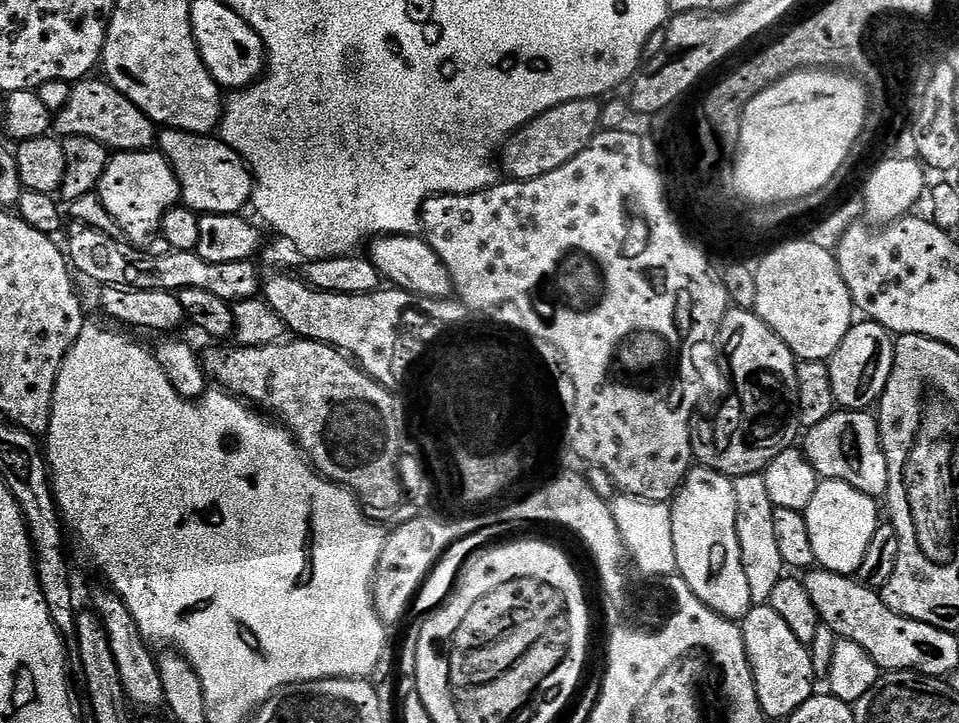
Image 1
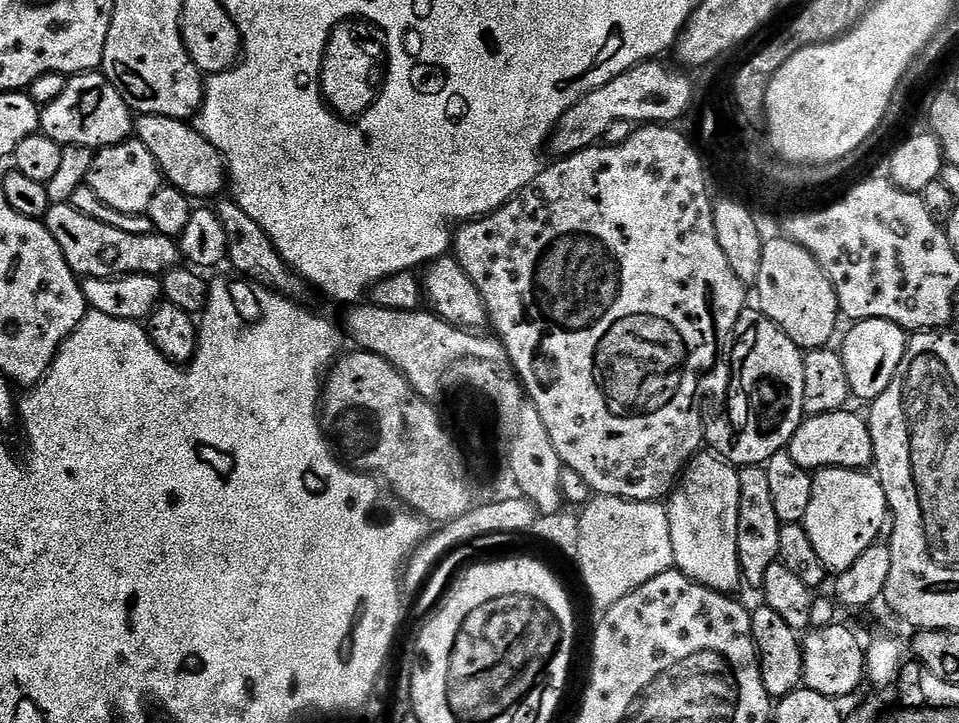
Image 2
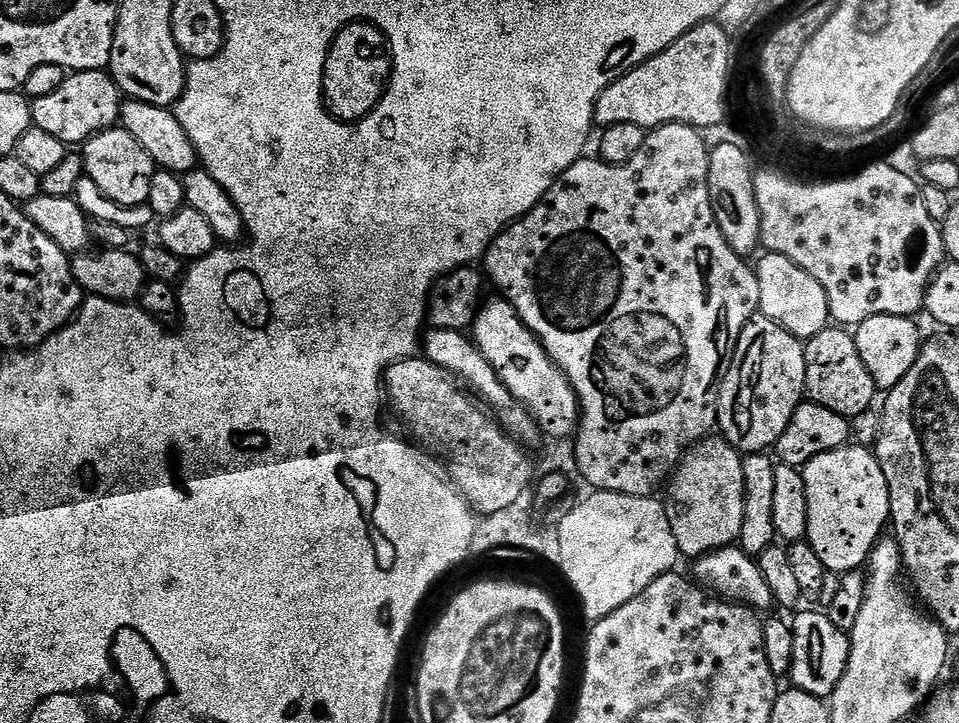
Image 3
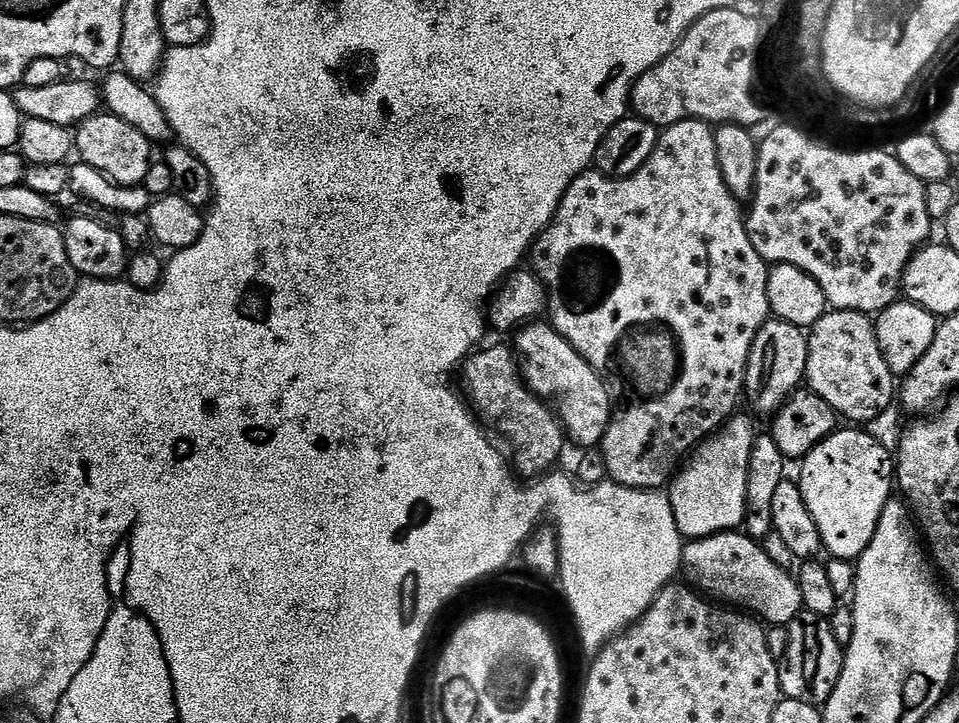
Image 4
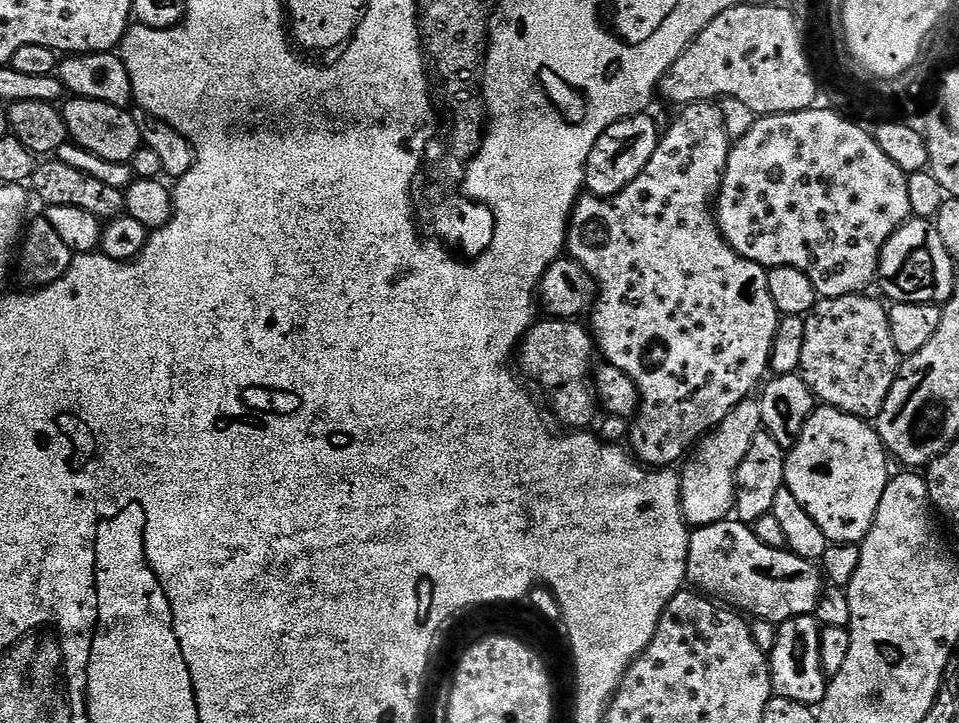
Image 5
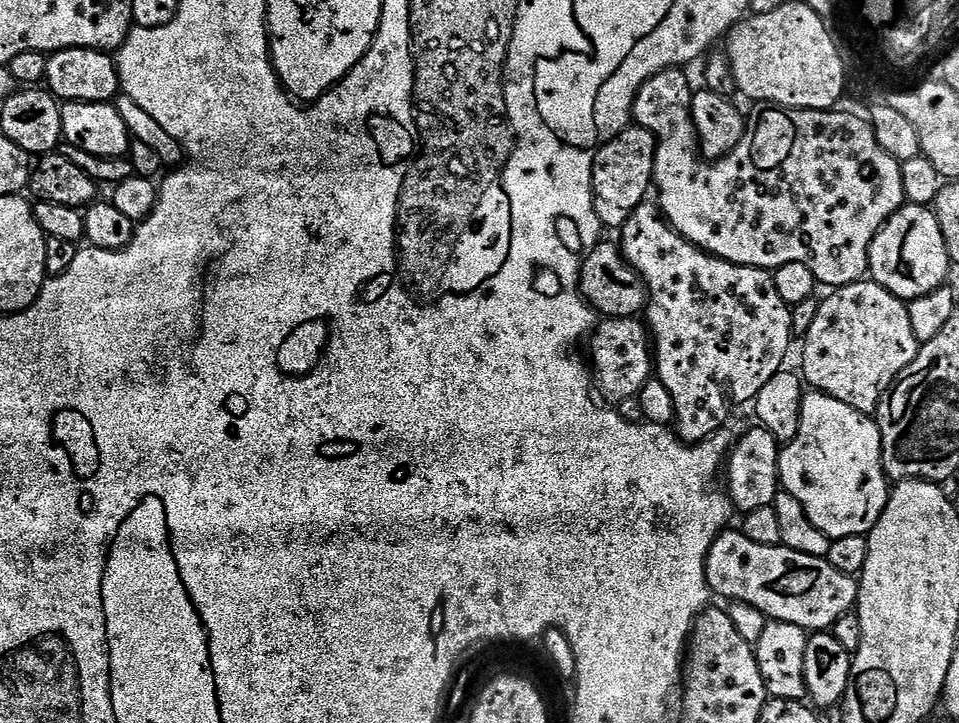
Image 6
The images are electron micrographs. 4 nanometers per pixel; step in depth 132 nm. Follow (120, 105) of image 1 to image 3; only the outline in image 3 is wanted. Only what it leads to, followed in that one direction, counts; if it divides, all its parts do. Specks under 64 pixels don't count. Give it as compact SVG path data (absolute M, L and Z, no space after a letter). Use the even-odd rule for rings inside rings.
M107 71L72 72L65 75L62 84L52 94L46 94L45 97L38 97L31 101L32 123L35 127L46 130L46 134L54 134L54 138L61 140L65 146L73 146L72 144L80 146L99 132L105 132L107 128L117 127L121 103L121 90Z

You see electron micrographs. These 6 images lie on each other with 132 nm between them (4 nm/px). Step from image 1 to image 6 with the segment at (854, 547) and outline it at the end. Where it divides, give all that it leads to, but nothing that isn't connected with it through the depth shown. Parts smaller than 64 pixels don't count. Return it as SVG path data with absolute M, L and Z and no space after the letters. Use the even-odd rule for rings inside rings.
M809 391L802 402L802 422L798 426L798 434L783 445L780 454L780 483L783 491L790 493L794 498L798 498L798 502L802 502L802 510L806 510L810 522L814 522L814 526L818 526L818 530L822 530L822 534L826 534L829 540L846 538L850 534L867 536L878 522L890 495L890 481L884 475L884 451L880 441L879 423L869 413L854 410L854 406L846 406L846 402L838 402L838 398L830 398L825 392Z

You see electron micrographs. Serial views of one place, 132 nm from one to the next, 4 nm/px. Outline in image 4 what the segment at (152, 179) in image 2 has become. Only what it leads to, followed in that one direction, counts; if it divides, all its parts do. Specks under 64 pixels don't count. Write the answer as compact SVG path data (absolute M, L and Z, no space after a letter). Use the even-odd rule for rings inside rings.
M97 114L85 120L74 132L74 152L83 163L94 166L116 184L127 188L143 185L147 171L154 163L153 141L147 140L134 126L122 122L111 114ZM80 155L80 156L79 156Z

